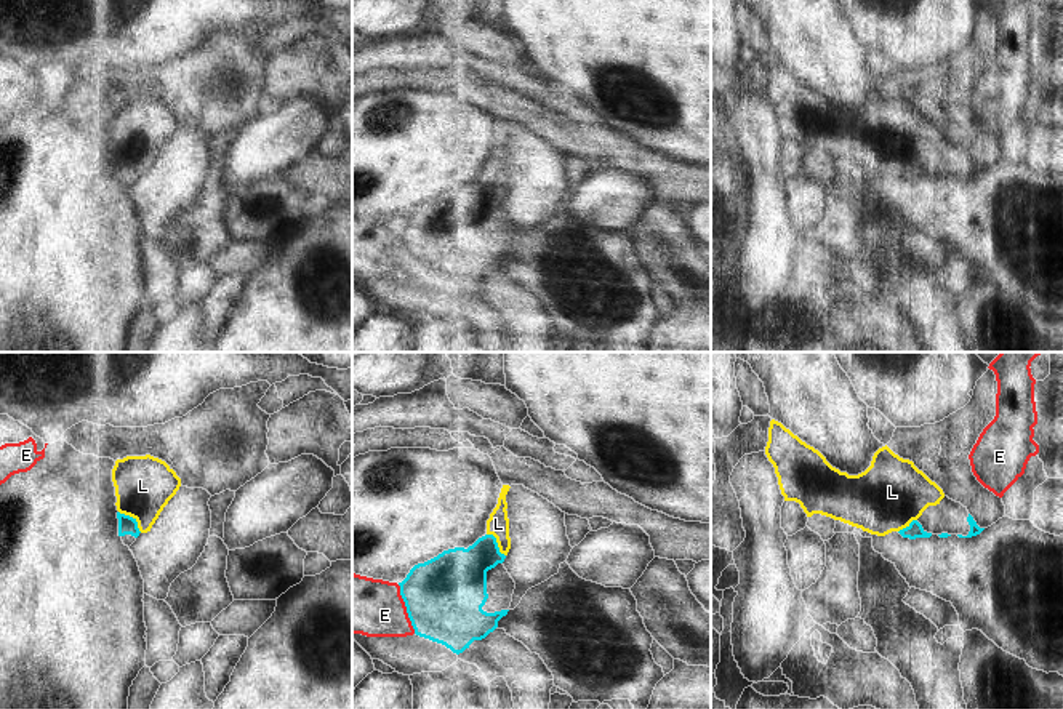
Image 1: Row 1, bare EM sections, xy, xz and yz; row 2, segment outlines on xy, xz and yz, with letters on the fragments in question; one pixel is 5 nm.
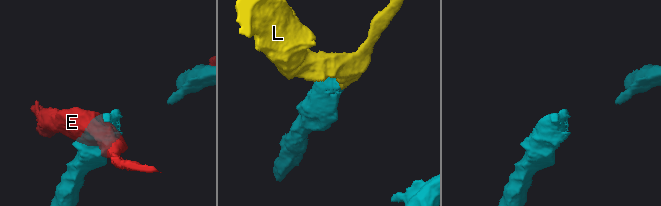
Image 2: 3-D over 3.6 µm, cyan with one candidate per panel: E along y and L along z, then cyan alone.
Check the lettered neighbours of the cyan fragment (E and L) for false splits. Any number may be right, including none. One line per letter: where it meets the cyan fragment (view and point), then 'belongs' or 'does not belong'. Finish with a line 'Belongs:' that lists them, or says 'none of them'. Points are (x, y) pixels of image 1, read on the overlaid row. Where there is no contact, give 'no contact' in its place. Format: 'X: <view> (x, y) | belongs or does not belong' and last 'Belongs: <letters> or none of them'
E: xz (407, 608) | does not belong
L: xy (133, 519) | belongs
Belongs: L

